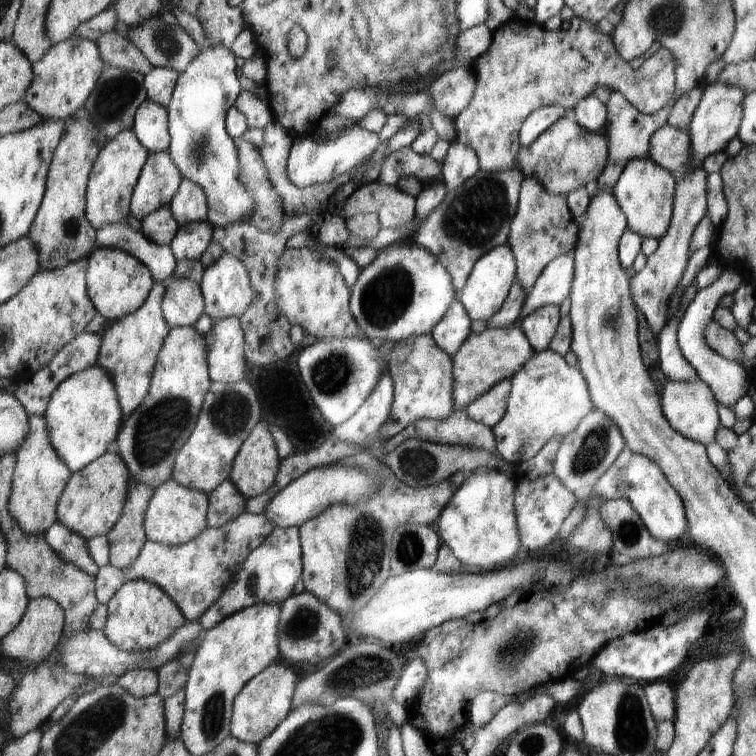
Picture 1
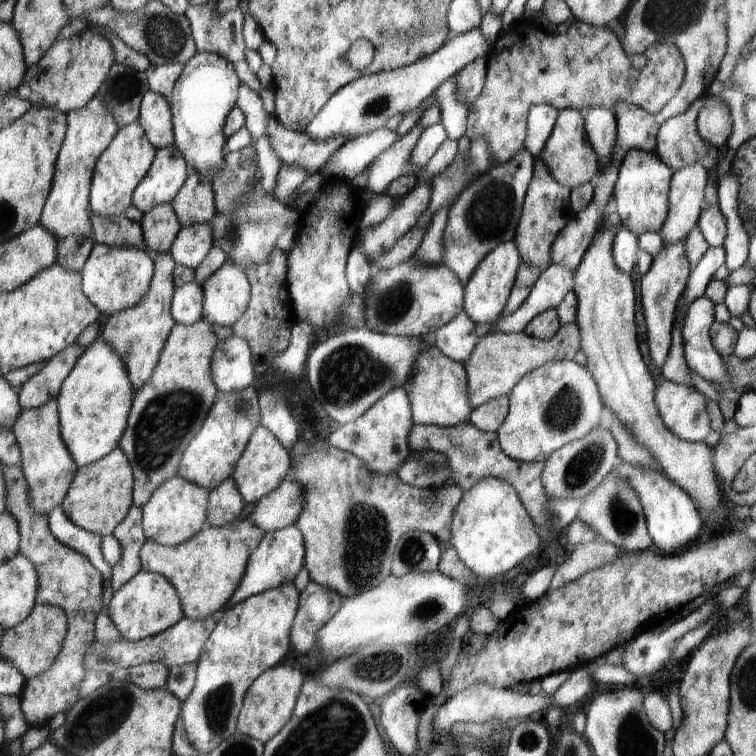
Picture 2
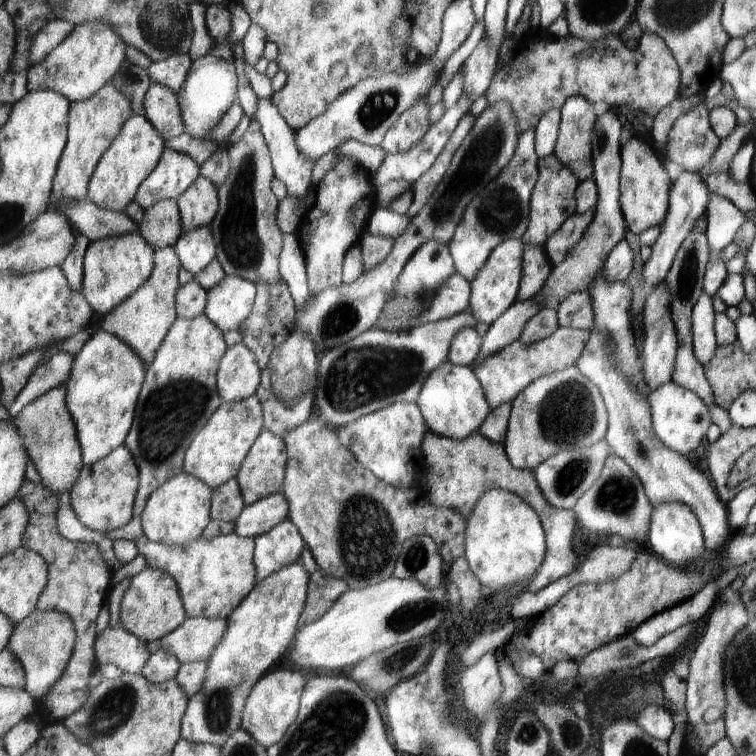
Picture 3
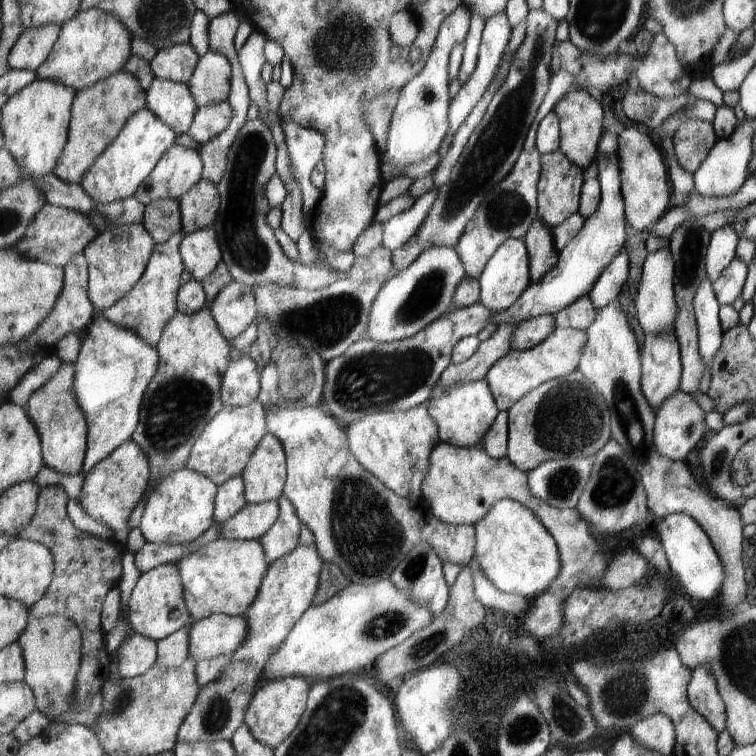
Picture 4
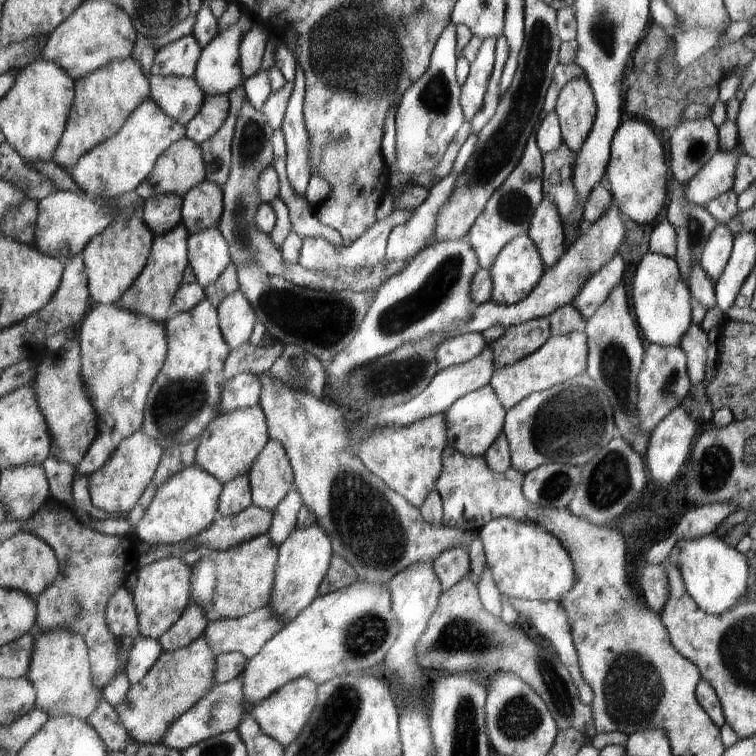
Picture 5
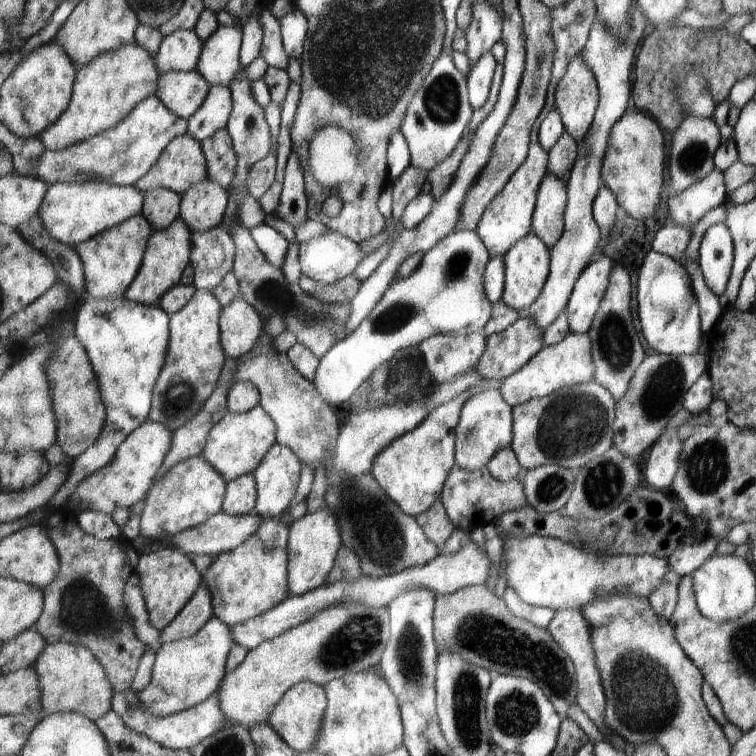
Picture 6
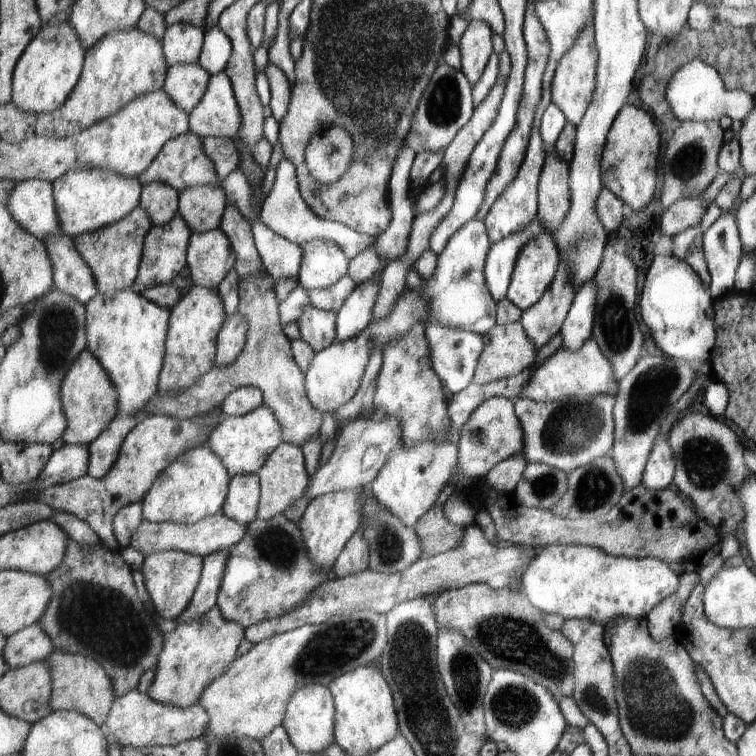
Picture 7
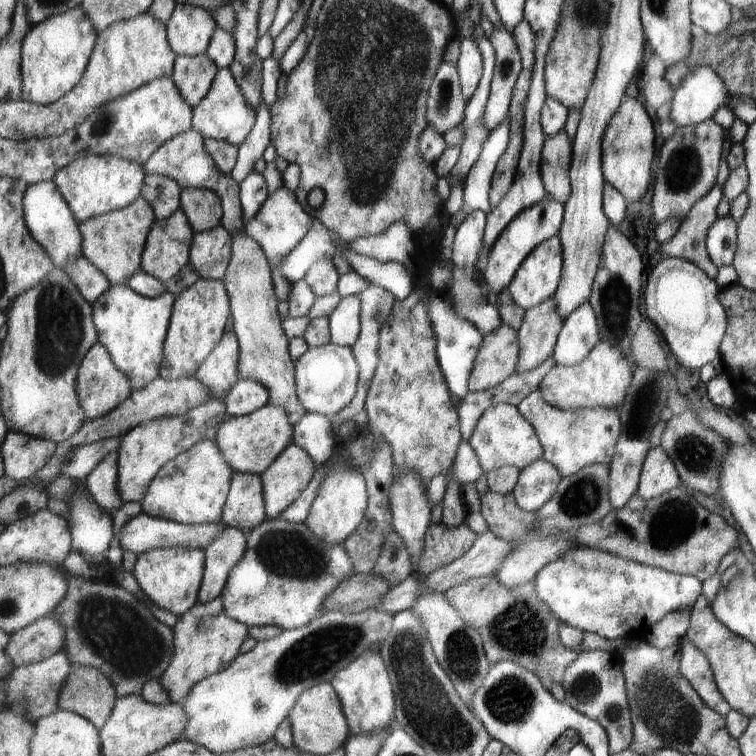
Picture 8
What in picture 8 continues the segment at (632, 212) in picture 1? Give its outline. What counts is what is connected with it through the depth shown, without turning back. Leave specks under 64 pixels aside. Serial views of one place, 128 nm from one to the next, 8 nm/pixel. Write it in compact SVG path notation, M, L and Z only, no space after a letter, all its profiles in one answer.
M623 96L621 104L603 130L601 146L602 175L605 184L613 186L626 202L637 202L650 182L650 164L653 160L653 127L645 110L636 99Z

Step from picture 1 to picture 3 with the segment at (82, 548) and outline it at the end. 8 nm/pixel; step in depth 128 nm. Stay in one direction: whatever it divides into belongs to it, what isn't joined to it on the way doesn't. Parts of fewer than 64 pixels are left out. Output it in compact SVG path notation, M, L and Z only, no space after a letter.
M64 492L60 496L59 508L57 508L57 530L61 532L63 538L67 538L71 542L84 542L99 548L101 556L105 557L107 566L113 574L110 587L112 589L119 579L119 572L122 567L113 548L114 541L107 538L107 533L91 530L91 528L81 524L73 510L71 495L68 492Z

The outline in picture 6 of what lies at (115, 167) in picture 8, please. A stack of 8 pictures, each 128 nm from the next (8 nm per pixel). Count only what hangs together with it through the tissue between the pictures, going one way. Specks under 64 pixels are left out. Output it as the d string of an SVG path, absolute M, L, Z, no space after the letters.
M99 180L64 182L50 185L39 210L40 220L47 232L61 244L77 244L95 238L107 229L141 214L144 209L144 192L135 186L113 186Z

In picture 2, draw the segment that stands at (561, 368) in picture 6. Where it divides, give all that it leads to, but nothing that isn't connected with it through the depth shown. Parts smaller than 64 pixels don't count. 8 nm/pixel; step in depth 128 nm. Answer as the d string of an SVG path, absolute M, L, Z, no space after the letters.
M575 323L561 326L559 333L549 341L532 338L526 333L495 333L481 337L472 356L464 363L468 375L471 401L474 408L488 401L510 396L514 389L535 370L548 363L573 359L580 352L580 330Z

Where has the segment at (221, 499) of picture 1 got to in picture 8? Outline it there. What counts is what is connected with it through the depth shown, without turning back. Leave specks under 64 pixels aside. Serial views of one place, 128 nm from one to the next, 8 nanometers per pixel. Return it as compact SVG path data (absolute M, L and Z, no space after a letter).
M235 472L222 522L249 532L267 518L262 475Z

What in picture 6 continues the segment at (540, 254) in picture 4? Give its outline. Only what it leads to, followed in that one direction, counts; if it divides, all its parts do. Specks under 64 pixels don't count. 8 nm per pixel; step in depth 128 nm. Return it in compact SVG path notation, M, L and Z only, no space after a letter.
M547 173L539 189L532 232L538 234L551 250L555 250L566 230L567 188L561 178Z

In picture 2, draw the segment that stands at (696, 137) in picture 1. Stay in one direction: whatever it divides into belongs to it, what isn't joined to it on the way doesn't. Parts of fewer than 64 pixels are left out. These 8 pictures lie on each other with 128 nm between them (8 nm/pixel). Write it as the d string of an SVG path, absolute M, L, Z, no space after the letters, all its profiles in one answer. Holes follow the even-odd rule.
M709 96L702 110L699 110L696 128L699 137L706 143L717 148L726 145L732 130L732 121L725 106L716 96ZM694 165L672 173L668 187L668 204L665 221L659 231L660 245L667 247L679 243L698 225L705 208L704 189L706 171Z

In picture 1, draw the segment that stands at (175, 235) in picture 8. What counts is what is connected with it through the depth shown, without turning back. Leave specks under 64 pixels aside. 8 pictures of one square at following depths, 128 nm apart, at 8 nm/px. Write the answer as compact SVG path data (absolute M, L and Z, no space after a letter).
M155 281L147 302L132 315L124 316L118 321L112 322L109 328L103 332L103 344L98 365L111 376L121 406L123 409L123 424L139 406L145 402L150 393L150 384L153 378L155 366L158 366L158 358L166 338L170 336L172 326L163 316L163 298L167 292L166 284Z

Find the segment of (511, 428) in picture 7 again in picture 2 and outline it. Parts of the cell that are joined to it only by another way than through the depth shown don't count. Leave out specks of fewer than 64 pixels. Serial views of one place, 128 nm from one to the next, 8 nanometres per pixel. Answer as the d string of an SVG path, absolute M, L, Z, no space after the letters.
M435 344L418 359L417 366L405 386L414 410L414 422L418 425L457 427L469 420L474 404L471 401L468 375L463 363L448 358Z

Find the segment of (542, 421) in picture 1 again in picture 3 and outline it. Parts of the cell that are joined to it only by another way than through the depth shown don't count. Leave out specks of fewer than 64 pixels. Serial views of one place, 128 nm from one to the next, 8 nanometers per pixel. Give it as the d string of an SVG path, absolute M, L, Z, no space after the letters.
M575 365L535 380L512 402L509 432L504 447L519 469L537 469L556 454L587 448L604 440L607 430L605 401L593 382Z

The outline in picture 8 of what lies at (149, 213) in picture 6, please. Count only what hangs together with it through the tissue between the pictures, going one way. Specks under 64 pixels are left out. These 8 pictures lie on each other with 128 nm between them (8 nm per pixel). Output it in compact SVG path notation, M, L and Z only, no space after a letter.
M146 176L144 178L142 195L151 203L156 220L167 220L181 208L183 189L179 182L168 176Z

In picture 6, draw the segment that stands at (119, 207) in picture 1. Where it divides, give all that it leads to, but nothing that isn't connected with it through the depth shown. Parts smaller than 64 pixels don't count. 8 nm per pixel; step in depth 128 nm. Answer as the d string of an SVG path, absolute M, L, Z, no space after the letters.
M155 94L146 98L115 128L63 150L47 150L35 162L39 179L54 185L99 180L113 186L135 186L159 162L167 146L188 133L188 119L171 112Z

